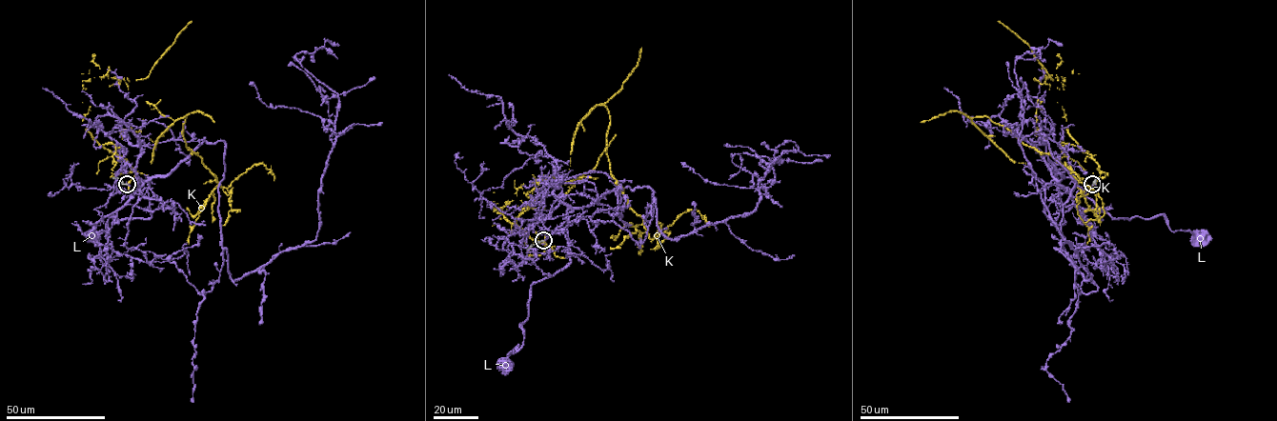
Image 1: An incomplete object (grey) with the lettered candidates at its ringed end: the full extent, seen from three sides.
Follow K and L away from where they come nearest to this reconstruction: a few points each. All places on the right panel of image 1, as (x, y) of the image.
K: (1093, 184), (1077, 146), (1036, 128), (1039, 151), (1014, 162), (971, 118), (1080, 181)
L: (1092, 184), (1087, 193), (1082, 190), (1110, 216), (1149, 218), (1162, 214), (1172, 230), (1189, 230), (1201, 239)

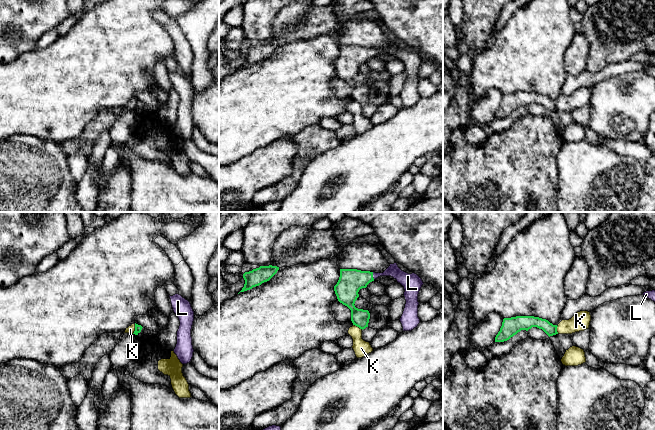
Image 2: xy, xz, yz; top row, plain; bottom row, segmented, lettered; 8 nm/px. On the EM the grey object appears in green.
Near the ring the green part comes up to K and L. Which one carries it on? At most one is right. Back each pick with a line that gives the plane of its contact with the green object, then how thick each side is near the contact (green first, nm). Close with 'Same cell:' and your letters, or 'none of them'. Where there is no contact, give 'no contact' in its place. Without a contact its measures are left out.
L: xz | 190/100 nm
Same cell: L

